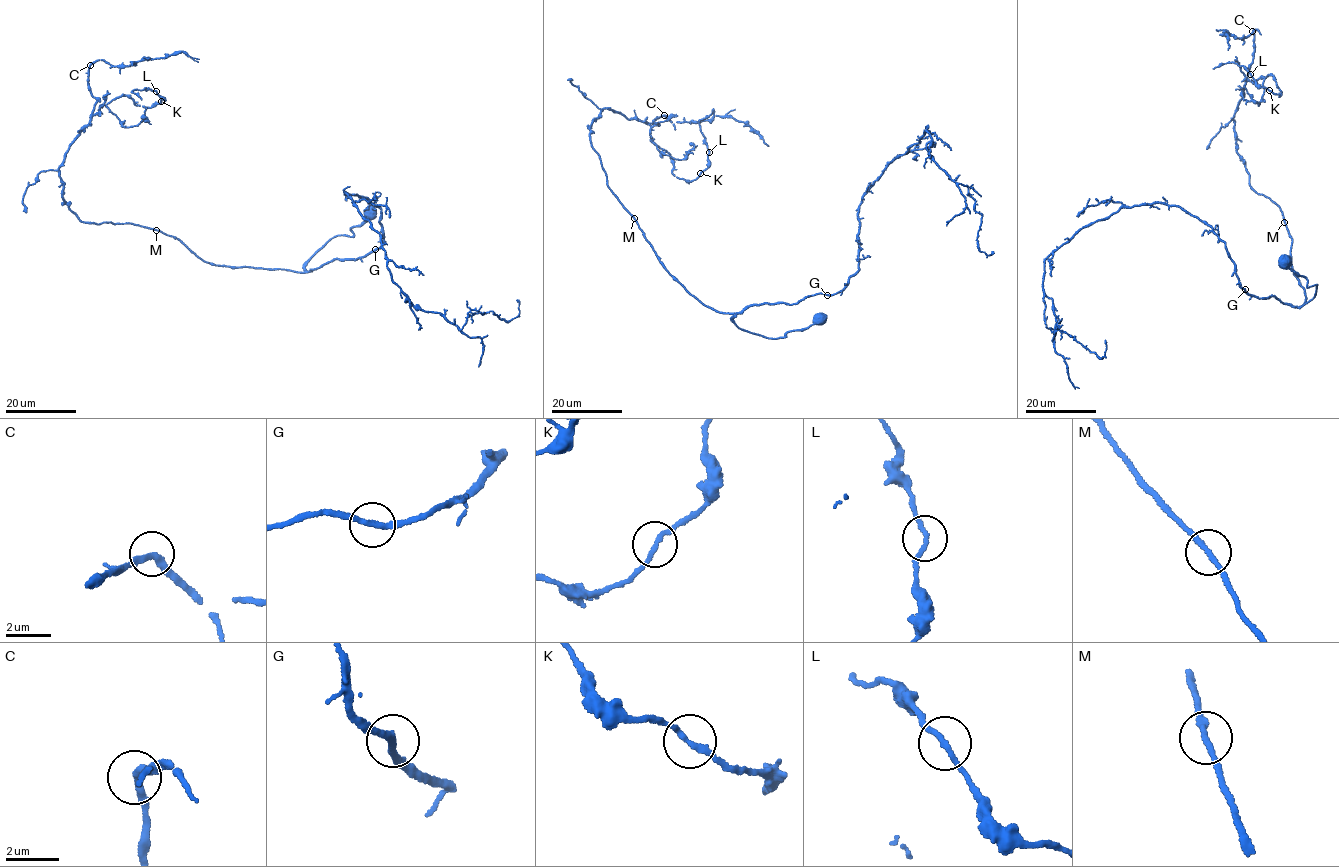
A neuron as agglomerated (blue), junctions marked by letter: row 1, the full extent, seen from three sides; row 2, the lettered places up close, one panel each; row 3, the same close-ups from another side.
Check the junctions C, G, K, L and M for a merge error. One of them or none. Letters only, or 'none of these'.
none of these

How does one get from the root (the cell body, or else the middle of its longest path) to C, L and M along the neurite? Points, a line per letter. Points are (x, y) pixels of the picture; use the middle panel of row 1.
C: (822, 319), (764, 337), (702, 304), (664, 268), (609, 187), (589, 137), (603, 108), (655, 124), (664, 115)
L: (822, 319), (767, 338), (688, 293), (610, 189), (590, 128), (605, 108), (643, 121), (689, 181), (709, 152)
M: (822, 319), (790, 330), (783, 338), (743, 330), (731, 313), (705, 306), (674, 279), (634, 218)

